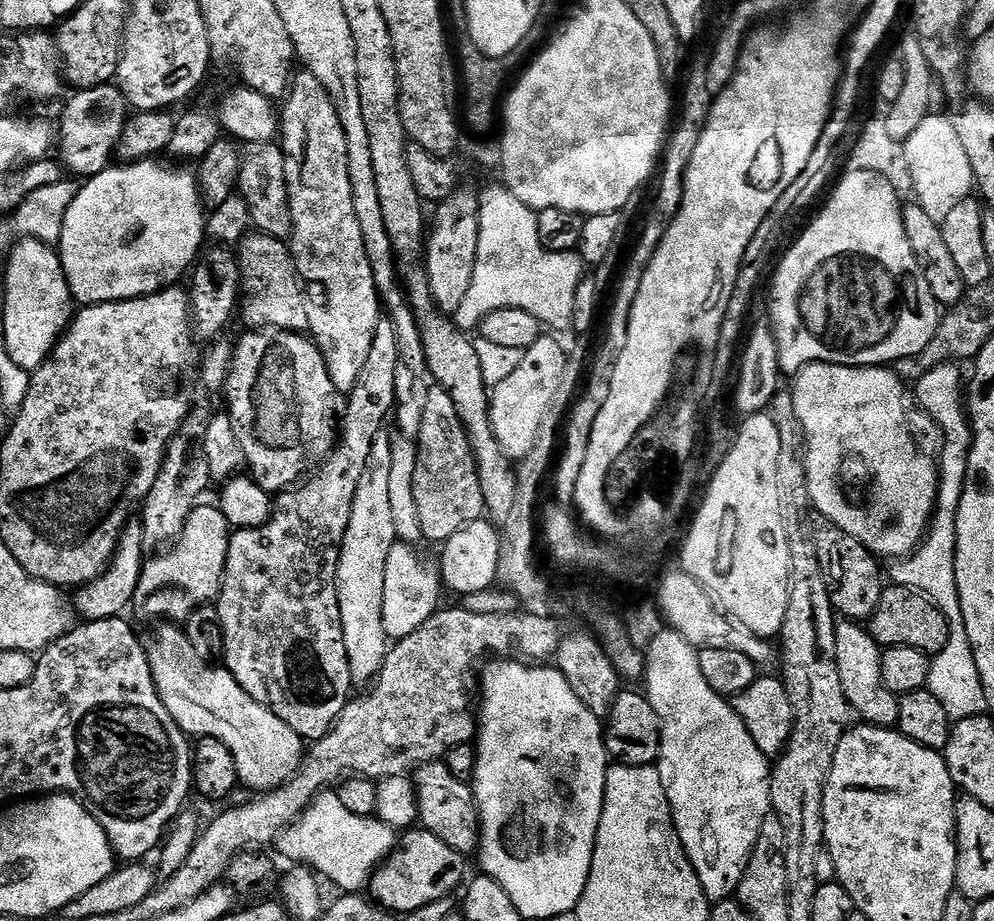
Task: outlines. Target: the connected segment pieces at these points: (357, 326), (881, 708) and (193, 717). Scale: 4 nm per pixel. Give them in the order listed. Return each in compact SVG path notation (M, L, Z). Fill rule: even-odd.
M297 71L283 104L280 136L292 215L290 247L298 274L306 285L308 332L320 349L337 393L350 394L358 382L358 374L362 374L362 366L366 366L366 358L370 358L370 342L374 342L374 330L382 318L382 305L374 286L374 274L370 274L366 246L362 246L362 226L358 226L358 214L354 214L354 190L350 190L346 134L342 134L342 122L338 122L338 110L334 110L330 94L326 94L322 82L318 82L314 74Z
M847 618L841 619L836 625L836 641L834 654L838 658L838 678L842 678L842 690L846 694L851 711L861 716L865 725L873 728L895 729L898 722L898 706L900 696L891 692L882 680L882 648L872 637L871 631L863 623Z
M164 626L156 636L156 648L148 648L148 661L158 694L174 722L189 737L209 736L230 746L238 766L240 784L256 790L271 790L288 783L302 767L305 741L282 718L259 704L234 678L227 667L203 660L194 652L184 630Z

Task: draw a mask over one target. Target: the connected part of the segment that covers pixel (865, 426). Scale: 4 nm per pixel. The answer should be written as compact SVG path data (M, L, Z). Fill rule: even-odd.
M808 364L800 372L795 373L794 380L796 385L790 388L792 397L794 398L794 410L798 422L802 422L802 430L804 437L808 443L808 453L806 454L806 482L810 490L810 498L812 499L813 509L823 519L834 522L834 526L838 526L842 530L846 530L846 534L856 536L858 542L862 542L877 558L885 558L884 556L896 556L892 558L903 558L912 555L917 548L920 547L931 523L932 517L936 510L936 498L938 495L938 468L928 456L920 453L920 448L916 445L916 440L912 437L912 432L908 429L908 416L904 413L904 388L905 381L896 375L891 367L881 366L879 368L851 368L850 366L842 366L841 364ZM844 456L857 456L862 463L868 467L868 472L872 475L872 492L880 499L880 508L888 515L888 524L884 524L881 528L872 528L872 512L868 508L855 508L850 501L844 497L844 488L840 485L840 467L844 464Z

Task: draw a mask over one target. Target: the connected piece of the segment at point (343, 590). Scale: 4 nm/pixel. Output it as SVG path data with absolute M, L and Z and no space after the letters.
M384 434L376 439L374 446L370 446L366 470L362 470L362 478L354 494L354 506L350 510L350 522L342 542L336 575L346 654L350 658L350 674L356 686L373 683L382 670L390 647L388 635L382 626L382 590L386 586L386 558L390 558L390 550L398 542L394 530L394 510L390 510L391 449L391 439Z

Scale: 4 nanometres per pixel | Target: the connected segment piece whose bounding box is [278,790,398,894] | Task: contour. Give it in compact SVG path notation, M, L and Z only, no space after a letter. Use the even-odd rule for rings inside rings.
M324 790L312 797L308 807L300 813L298 822L289 824L280 833L279 844L280 852L286 859L296 860L292 862L299 862L315 870L325 881L328 879L330 883L337 884L341 893L358 894L369 887L369 880L374 873L393 855L398 844L398 832L375 815L359 816L346 810L346 806L342 806L342 798L335 791Z

